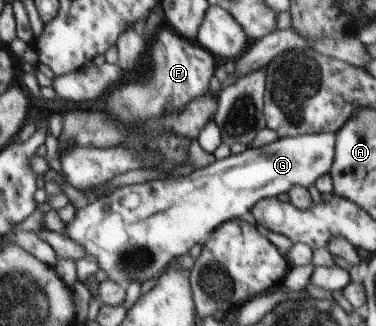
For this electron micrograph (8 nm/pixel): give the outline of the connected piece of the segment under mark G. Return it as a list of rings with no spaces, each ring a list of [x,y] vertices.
[[[331,132],[287,136],[260,148],[247,147],[240,154],[231,154],[222,160],[215,160],[210,166],[195,170],[184,177],[169,177],[163,183],[151,181],[121,187],[77,210],[75,219],[66,224],[67,231],[64,235],[85,247],[87,255],[97,257],[100,269],[107,273],[109,280],[116,281],[123,289],[127,289],[131,282],[143,283],[157,277],[164,267],[172,264],[180,255],[189,252],[195,244],[203,244],[212,230],[216,230],[222,223],[232,219],[243,219],[251,223],[252,207],[260,199],[276,198],[281,193],[289,192],[293,186],[303,186],[307,189],[311,187],[322,175],[330,173],[335,146],[336,135]]]

